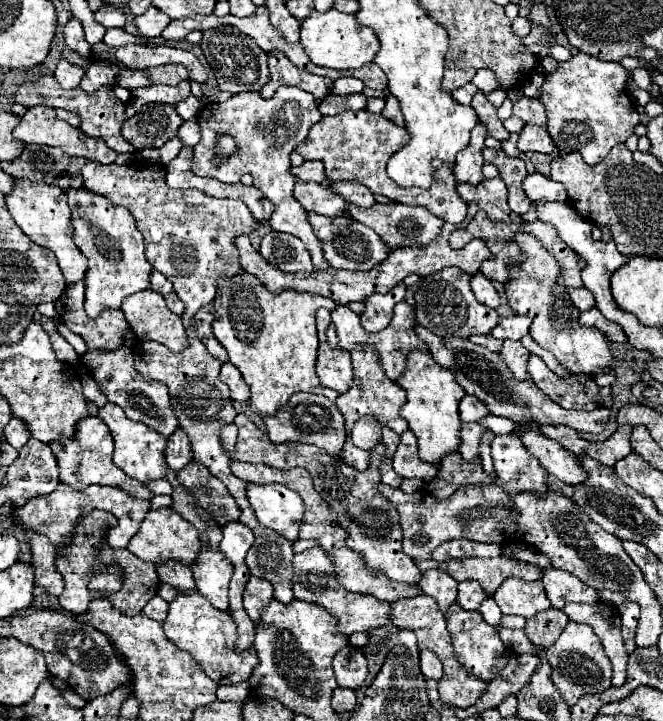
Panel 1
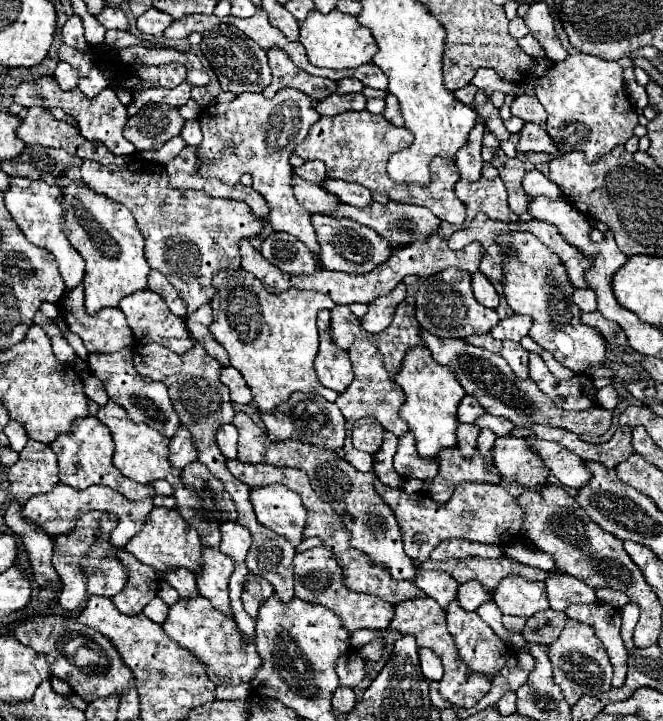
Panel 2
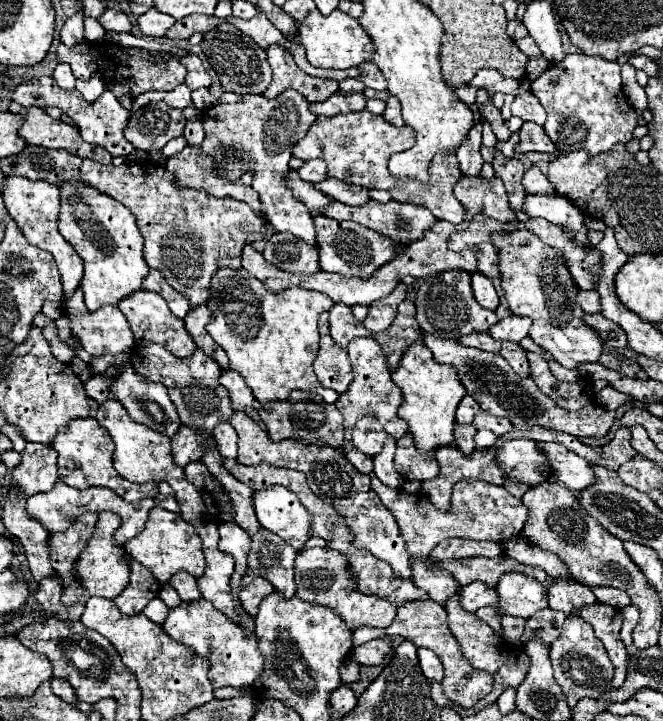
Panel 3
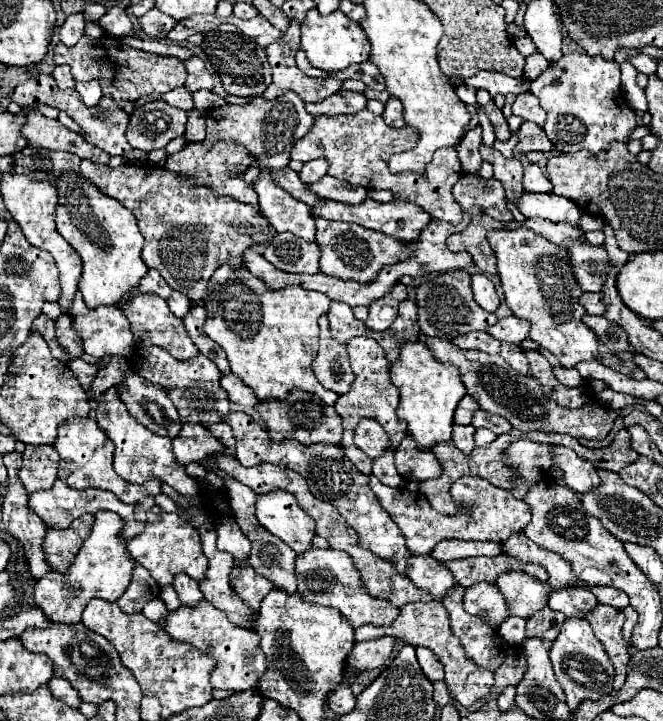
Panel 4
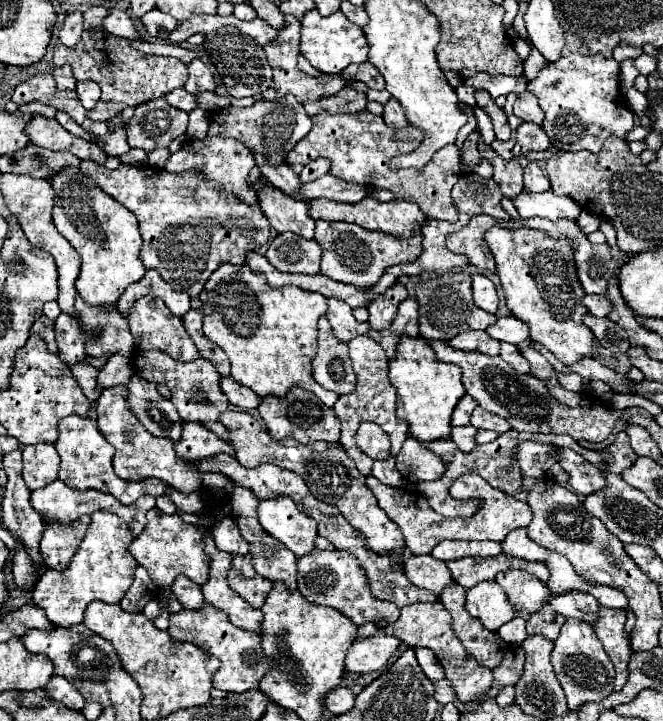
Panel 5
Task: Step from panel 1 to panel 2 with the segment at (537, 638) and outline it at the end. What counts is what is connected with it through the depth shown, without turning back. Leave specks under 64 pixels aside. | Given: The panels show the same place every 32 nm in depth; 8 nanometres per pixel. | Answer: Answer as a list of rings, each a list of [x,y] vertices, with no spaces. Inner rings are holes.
[[[552,608],[536,612],[534,616],[530,616],[526,620],[526,628],[524,628],[524,638],[528,642],[536,642],[536,644],[544,644],[550,646],[562,632],[564,624],[566,624],[566,614],[564,612],[556,612]]]

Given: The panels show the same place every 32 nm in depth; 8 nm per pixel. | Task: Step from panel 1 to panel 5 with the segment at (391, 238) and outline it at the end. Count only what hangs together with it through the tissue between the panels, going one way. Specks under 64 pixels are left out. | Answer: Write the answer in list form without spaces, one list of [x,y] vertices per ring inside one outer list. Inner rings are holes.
[[[366,196],[364,200],[356,202],[356,204],[344,204],[344,202],[334,202],[334,200],[324,200],[324,198],[316,198],[312,200],[310,204],[310,216],[314,220],[328,220],[328,222],[334,222],[334,220],[342,220],[342,222],[354,222],[358,226],[364,226],[364,228],[370,228],[370,230],[382,230],[386,234],[392,234],[392,236],[410,236],[414,226],[422,226],[426,222],[426,216],[420,212],[418,204],[412,202],[412,200],[392,200],[392,202],[378,202],[370,196]]]

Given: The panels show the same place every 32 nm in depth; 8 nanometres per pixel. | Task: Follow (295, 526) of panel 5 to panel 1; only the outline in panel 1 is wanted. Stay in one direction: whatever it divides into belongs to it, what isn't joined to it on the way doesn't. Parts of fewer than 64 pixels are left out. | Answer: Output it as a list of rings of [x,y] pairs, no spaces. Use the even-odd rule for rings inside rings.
[[[248,484],[246,492],[258,522],[296,544],[304,518],[304,504],[300,496],[280,484]]]

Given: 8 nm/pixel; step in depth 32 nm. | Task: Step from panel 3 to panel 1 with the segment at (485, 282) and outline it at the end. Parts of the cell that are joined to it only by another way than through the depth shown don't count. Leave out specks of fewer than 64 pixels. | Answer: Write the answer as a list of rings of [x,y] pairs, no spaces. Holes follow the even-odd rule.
[[[476,272],[472,276],[472,292],[480,304],[486,304],[490,308],[498,308],[498,304],[500,304],[498,292],[496,292],[492,280],[488,280],[482,272]]]

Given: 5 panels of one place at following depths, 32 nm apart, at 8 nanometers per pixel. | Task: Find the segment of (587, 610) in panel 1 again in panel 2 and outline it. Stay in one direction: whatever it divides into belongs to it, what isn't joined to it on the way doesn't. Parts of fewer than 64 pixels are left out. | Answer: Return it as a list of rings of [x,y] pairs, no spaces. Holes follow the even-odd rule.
[[[594,602],[594,604],[572,604],[568,608],[568,616],[576,618],[580,622],[590,624],[596,630],[596,636],[602,640],[610,662],[614,666],[614,680],[612,686],[620,688],[624,684],[626,678],[626,660],[628,660],[628,652],[622,644],[620,638],[620,612],[604,602]]]

